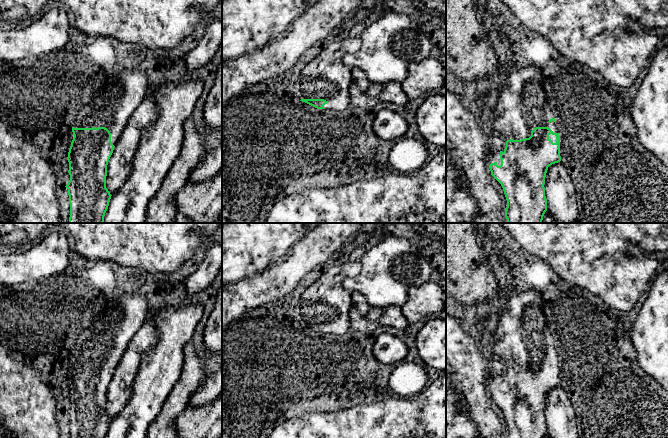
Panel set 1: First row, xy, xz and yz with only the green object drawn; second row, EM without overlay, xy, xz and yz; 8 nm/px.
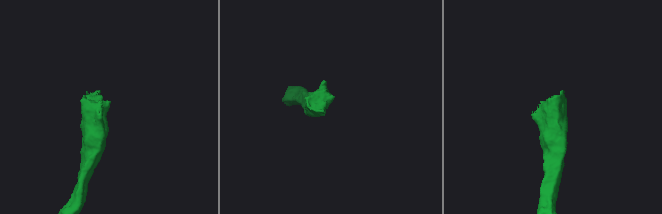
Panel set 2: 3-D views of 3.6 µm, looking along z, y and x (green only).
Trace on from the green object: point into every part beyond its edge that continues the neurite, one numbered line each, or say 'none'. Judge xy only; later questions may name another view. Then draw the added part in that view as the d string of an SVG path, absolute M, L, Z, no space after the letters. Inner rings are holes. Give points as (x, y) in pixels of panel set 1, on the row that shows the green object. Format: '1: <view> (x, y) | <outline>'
1: xy (111, 107) | M124 70L98 91L89 102L80 107L73 128L105 127L111 133L115 146L128 120L148 93L145 72Z

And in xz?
1: xz (326, 77) | M360 37L348 38L342 41L330 42L316 58L310 61L299 73L294 84L294 93L301 99L324 99L328 103L325 109L342 111L350 106L349 89L352 83L352 72L343 61L347 53L354 53L360 49L362 41Z

